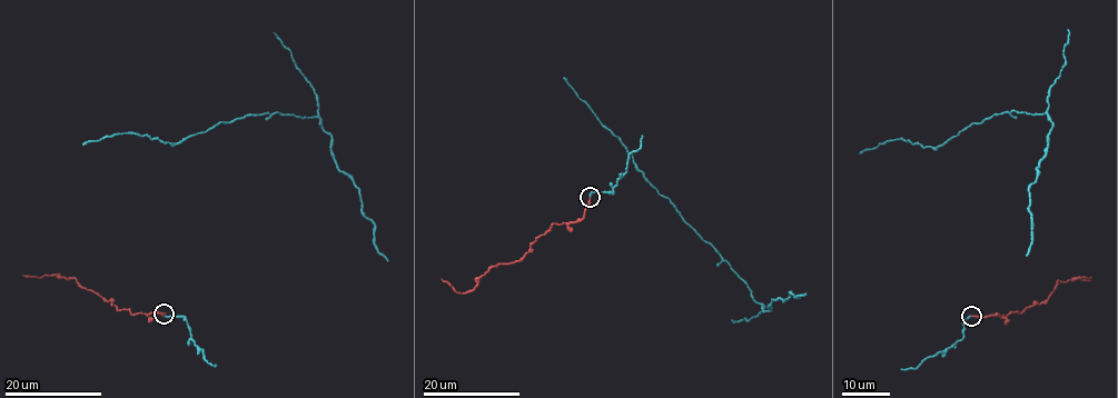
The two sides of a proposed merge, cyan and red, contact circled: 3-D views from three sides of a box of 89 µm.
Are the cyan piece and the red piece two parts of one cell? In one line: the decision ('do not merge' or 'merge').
merge

